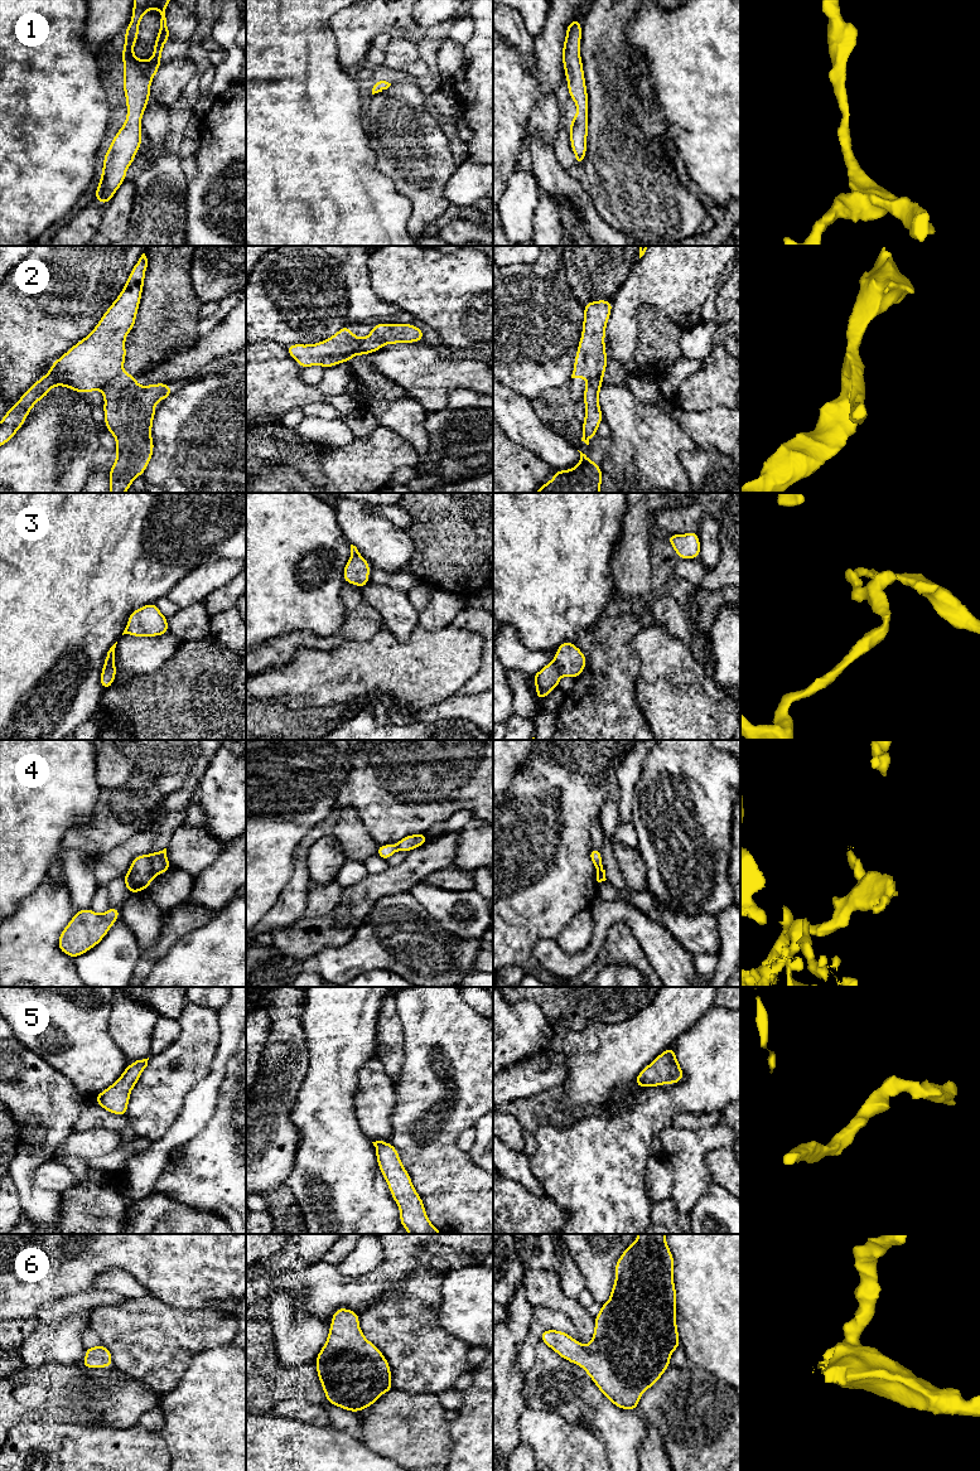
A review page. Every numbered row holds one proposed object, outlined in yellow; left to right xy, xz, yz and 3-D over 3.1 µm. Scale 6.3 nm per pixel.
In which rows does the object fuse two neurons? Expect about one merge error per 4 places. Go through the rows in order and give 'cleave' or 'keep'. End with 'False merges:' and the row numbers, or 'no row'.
1: keep
2: cleave
3: cleave
4: cleave
5: keep
6: keep
False merges: 2, 3, 4

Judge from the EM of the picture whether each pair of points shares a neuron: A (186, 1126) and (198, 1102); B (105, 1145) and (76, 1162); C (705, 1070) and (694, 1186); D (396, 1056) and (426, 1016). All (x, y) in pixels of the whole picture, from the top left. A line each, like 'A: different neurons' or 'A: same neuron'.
A: same neuron
B: different neurons
C: different neurons
D: different neurons

